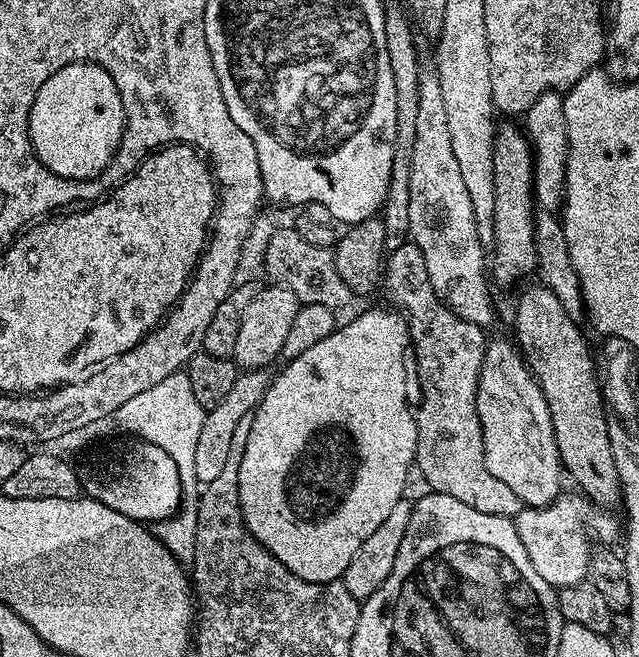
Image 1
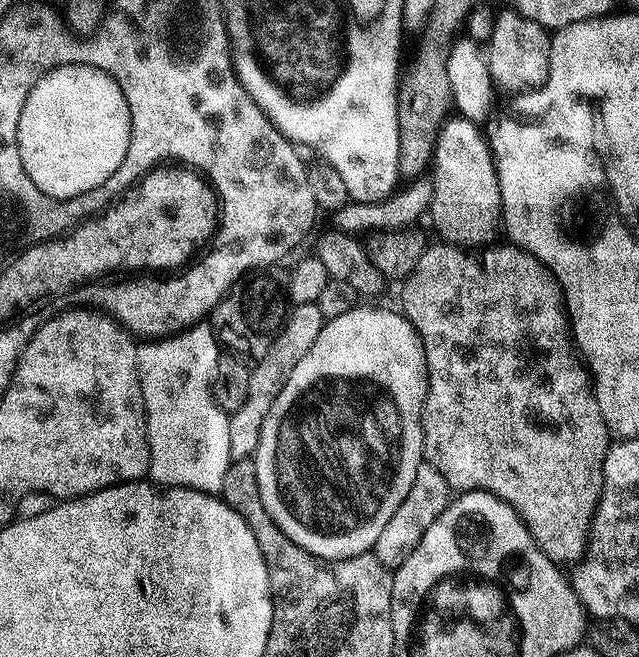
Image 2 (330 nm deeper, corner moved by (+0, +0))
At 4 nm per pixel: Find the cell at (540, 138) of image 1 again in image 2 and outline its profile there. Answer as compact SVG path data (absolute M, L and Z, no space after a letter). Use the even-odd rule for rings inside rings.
M517 10L511 12L500 12L496 16L496 21L492 24L492 37L486 43L486 55L488 58L488 69L493 81L504 88L516 88L512 90L527 90L543 84L548 77L548 63L550 62L550 39L549 29L544 28L537 21L523 15Z

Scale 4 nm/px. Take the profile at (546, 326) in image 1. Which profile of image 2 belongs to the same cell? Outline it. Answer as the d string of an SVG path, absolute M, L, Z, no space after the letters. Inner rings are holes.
M456 114L445 119L444 125L436 139L436 149L432 152L430 165L430 183L432 186L432 206L430 217L432 224L441 241L455 244L461 248L476 250L479 244L488 246L497 239L498 229L501 227L500 218L500 187L496 173L496 161L492 158L489 141L480 133L481 125L475 120L468 120L465 116Z

